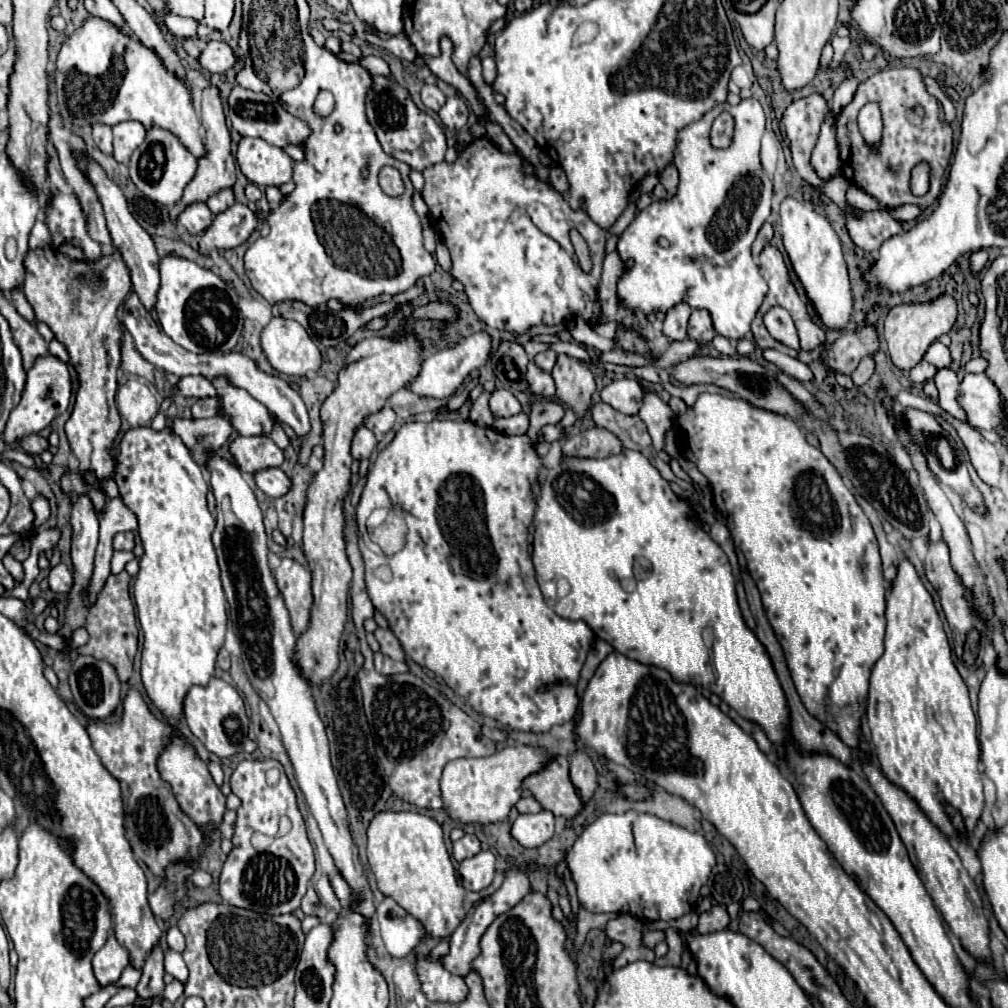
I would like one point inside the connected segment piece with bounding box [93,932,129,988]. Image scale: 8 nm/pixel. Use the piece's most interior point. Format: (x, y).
(108, 963)

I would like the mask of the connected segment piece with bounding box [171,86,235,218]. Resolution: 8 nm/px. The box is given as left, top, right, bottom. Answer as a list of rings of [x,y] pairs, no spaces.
[[[209,86],[203,90],[201,98],[201,124],[205,128],[205,156],[199,160],[199,168],[195,178],[187,184],[181,202],[171,210],[171,218],[177,218],[179,212],[193,202],[205,202],[209,196],[219,192],[221,188],[233,186],[235,184],[235,158],[231,154],[231,134],[225,124],[225,114],[223,114],[223,104],[221,104],[221,92],[217,86]]]

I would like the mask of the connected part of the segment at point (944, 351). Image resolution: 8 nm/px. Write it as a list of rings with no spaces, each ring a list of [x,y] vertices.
[[[935,342],[929,346],[929,352],[925,354],[925,358],[935,366],[935,368],[949,368],[951,366],[951,354],[949,354],[949,348],[945,348],[941,342]]]

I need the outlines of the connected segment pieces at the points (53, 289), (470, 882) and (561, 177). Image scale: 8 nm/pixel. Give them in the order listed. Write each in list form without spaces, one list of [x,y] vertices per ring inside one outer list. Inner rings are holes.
[[[53,248],[29,250],[25,256],[23,292],[35,310],[35,318],[37,322],[45,322],[53,330],[55,338],[67,346],[71,364],[79,372],[79,392],[71,418],[65,424],[71,450],[79,458],[79,470],[67,472],[61,480],[61,486],[69,496],[89,494],[97,512],[103,508],[107,496],[95,486],[85,484],[81,476],[85,470],[93,470],[97,478],[113,476],[115,462],[109,448],[121,428],[121,416],[115,408],[117,370],[123,338],[123,328],[117,320],[117,308],[123,304],[129,290],[129,270],[117,250],[111,256],[103,256],[95,264],[71,262],[69,258],[65,262],[65,256]],[[111,358],[115,358],[115,370],[111,370]]]
[[[481,850],[477,856],[463,860],[459,866],[459,878],[465,890],[479,892],[487,888],[495,878],[495,854]]]
[[[550,170],[549,177],[555,190],[560,192],[562,195],[566,195],[568,193],[569,184],[563,170]]]

